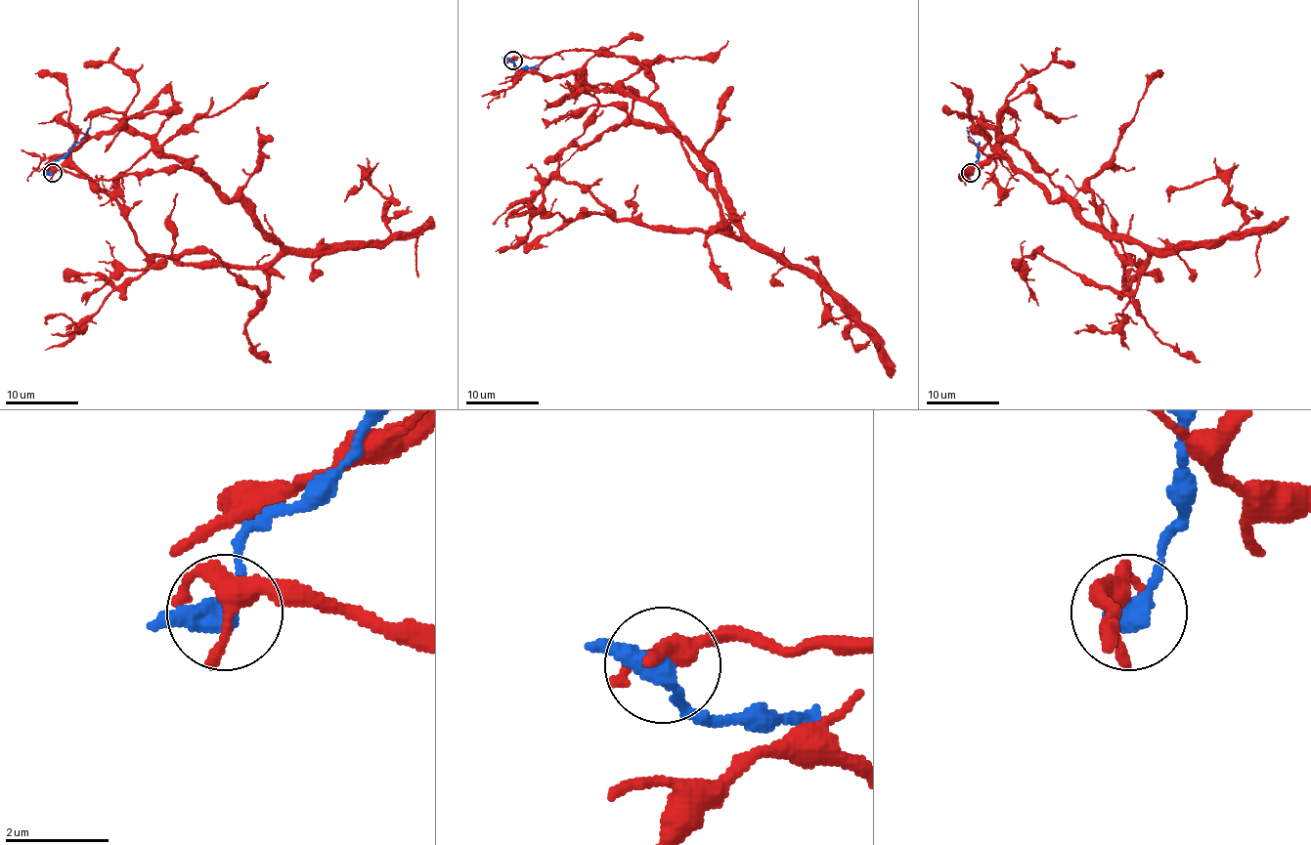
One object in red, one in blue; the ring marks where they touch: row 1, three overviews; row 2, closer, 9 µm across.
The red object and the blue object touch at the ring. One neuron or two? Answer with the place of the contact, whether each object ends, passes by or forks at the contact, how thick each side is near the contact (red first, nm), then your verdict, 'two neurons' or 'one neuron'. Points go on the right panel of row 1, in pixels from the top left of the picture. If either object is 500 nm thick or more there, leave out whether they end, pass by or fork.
at (970, 172); red forks there; blue passes by; 300 nm thick on the red side, 380 nm on the other; two neurons

